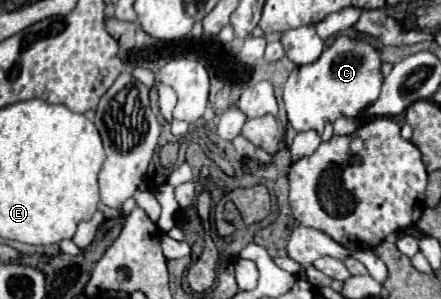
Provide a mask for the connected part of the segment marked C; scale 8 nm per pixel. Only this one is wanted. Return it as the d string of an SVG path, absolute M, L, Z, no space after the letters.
M338 35L322 55L310 65L298 65L290 73L284 85L284 107L288 121L296 131L314 129L322 135L326 123L334 123L338 117L358 119L368 105L372 105L382 87L382 59L380 49L364 39Z

